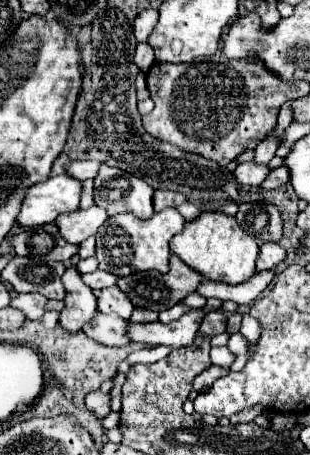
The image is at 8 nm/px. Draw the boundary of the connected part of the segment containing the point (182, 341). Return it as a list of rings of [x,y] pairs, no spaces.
[[[192,309],[178,321],[168,325],[154,321],[154,323],[128,323],[128,335],[132,341],[148,343],[148,345],[170,345],[172,349],[180,349],[190,345],[196,337],[200,321],[206,313],[200,309]]]

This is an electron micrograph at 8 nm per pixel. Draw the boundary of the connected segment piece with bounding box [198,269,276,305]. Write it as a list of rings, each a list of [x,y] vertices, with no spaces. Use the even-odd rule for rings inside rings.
[[[262,271],[254,273],[248,281],[240,285],[230,285],[230,283],[220,283],[220,281],[202,281],[198,287],[198,293],[204,297],[216,297],[220,301],[234,301],[238,305],[252,305],[272,283],[276,271]]]

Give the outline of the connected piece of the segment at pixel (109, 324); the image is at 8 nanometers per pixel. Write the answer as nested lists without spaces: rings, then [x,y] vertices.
[[[96,311],[94,319],[90,319],[90,323],[86,327],[82,327],[82,331],[104,345],[128,345],[130,339],[126,335],[126,321],[120,319],[118,315],[104,315],[100,311]]]

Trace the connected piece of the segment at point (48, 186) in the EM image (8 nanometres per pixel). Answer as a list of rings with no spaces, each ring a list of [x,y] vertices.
[[[56,175],[48,181],[42,181],[30,191],[22,201],[16,223],[20,227],[38,227],[54,223],[60,213],[70,213],[78,209],[82,183],[68,175]]]

